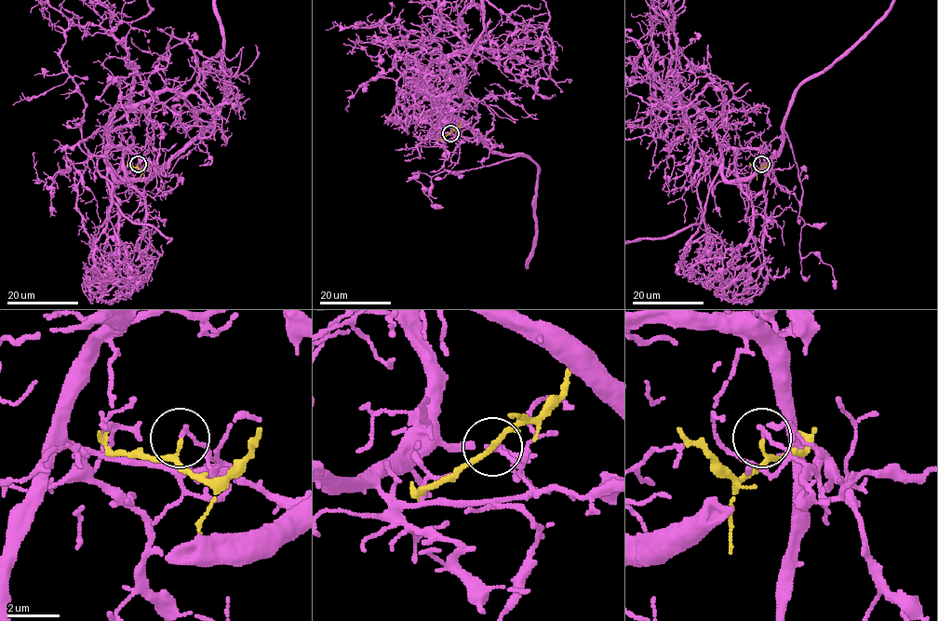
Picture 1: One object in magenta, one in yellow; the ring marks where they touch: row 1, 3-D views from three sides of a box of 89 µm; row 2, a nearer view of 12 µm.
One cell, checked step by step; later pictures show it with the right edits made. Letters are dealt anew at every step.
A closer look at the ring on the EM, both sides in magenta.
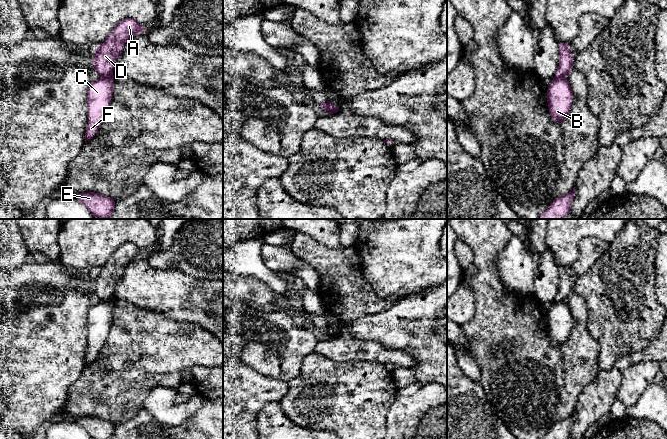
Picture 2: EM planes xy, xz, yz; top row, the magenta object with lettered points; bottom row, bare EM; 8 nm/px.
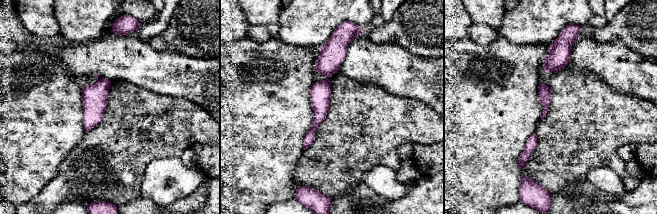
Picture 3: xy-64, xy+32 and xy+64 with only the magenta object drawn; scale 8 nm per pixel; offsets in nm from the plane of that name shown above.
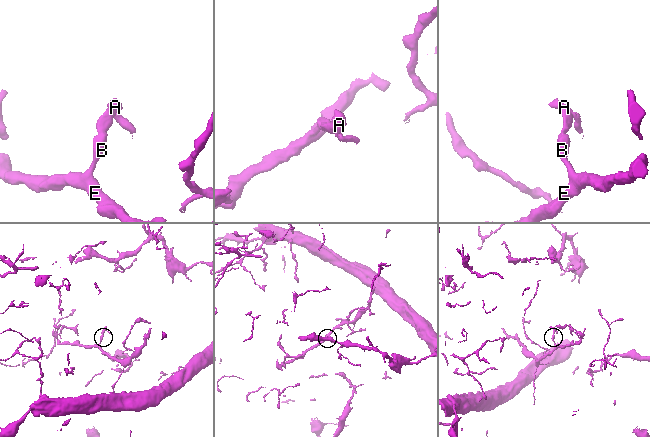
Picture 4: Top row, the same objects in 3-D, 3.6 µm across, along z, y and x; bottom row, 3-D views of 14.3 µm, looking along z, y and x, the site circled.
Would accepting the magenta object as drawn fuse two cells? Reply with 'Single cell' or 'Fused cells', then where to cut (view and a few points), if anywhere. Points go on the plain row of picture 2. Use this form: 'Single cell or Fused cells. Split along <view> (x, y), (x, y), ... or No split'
Fused cells. Split along xy (112, 299), (101, 302)

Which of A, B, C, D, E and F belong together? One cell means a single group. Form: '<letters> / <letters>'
A D / B C E F

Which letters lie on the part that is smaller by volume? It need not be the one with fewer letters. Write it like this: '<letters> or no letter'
B, C, E, F

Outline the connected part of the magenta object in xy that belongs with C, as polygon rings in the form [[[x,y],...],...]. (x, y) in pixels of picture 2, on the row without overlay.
[[[114,300],[92,305],[87,314],[88,348],[85,366],[92,363],[104,346],[113,318]]]

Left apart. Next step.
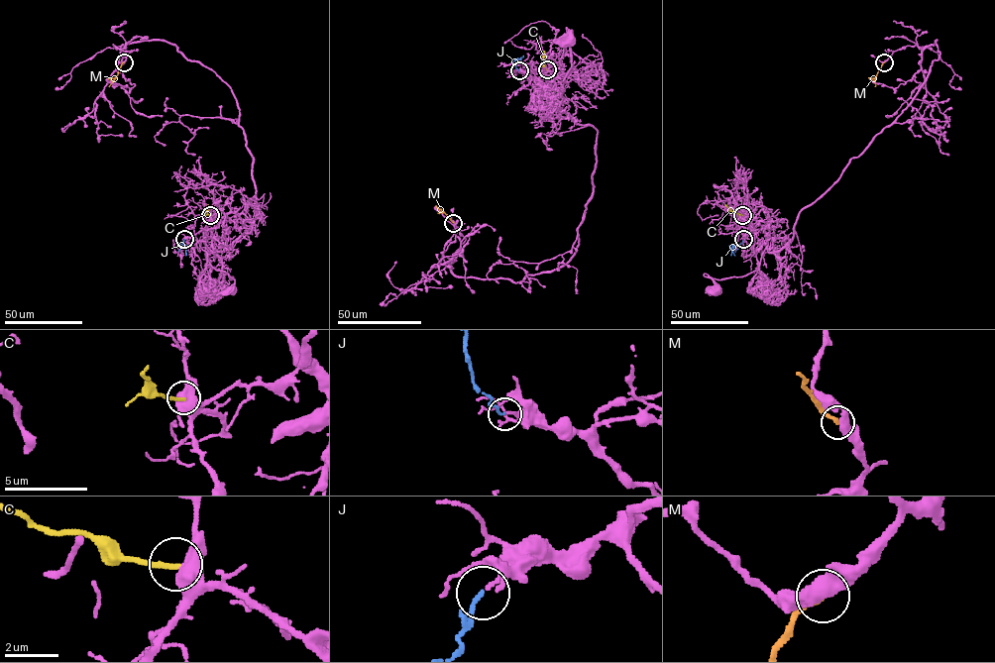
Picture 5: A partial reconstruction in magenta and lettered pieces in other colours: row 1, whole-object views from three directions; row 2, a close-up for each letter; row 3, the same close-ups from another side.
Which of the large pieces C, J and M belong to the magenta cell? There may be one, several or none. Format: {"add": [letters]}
{"add": ["J"]}

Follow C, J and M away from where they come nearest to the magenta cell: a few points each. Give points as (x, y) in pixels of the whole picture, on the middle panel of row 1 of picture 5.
C: (547, 69), (544, 51)
J: (519, 70), (515, 61), (523, 55)
M: (453, 223), (435, 205)

